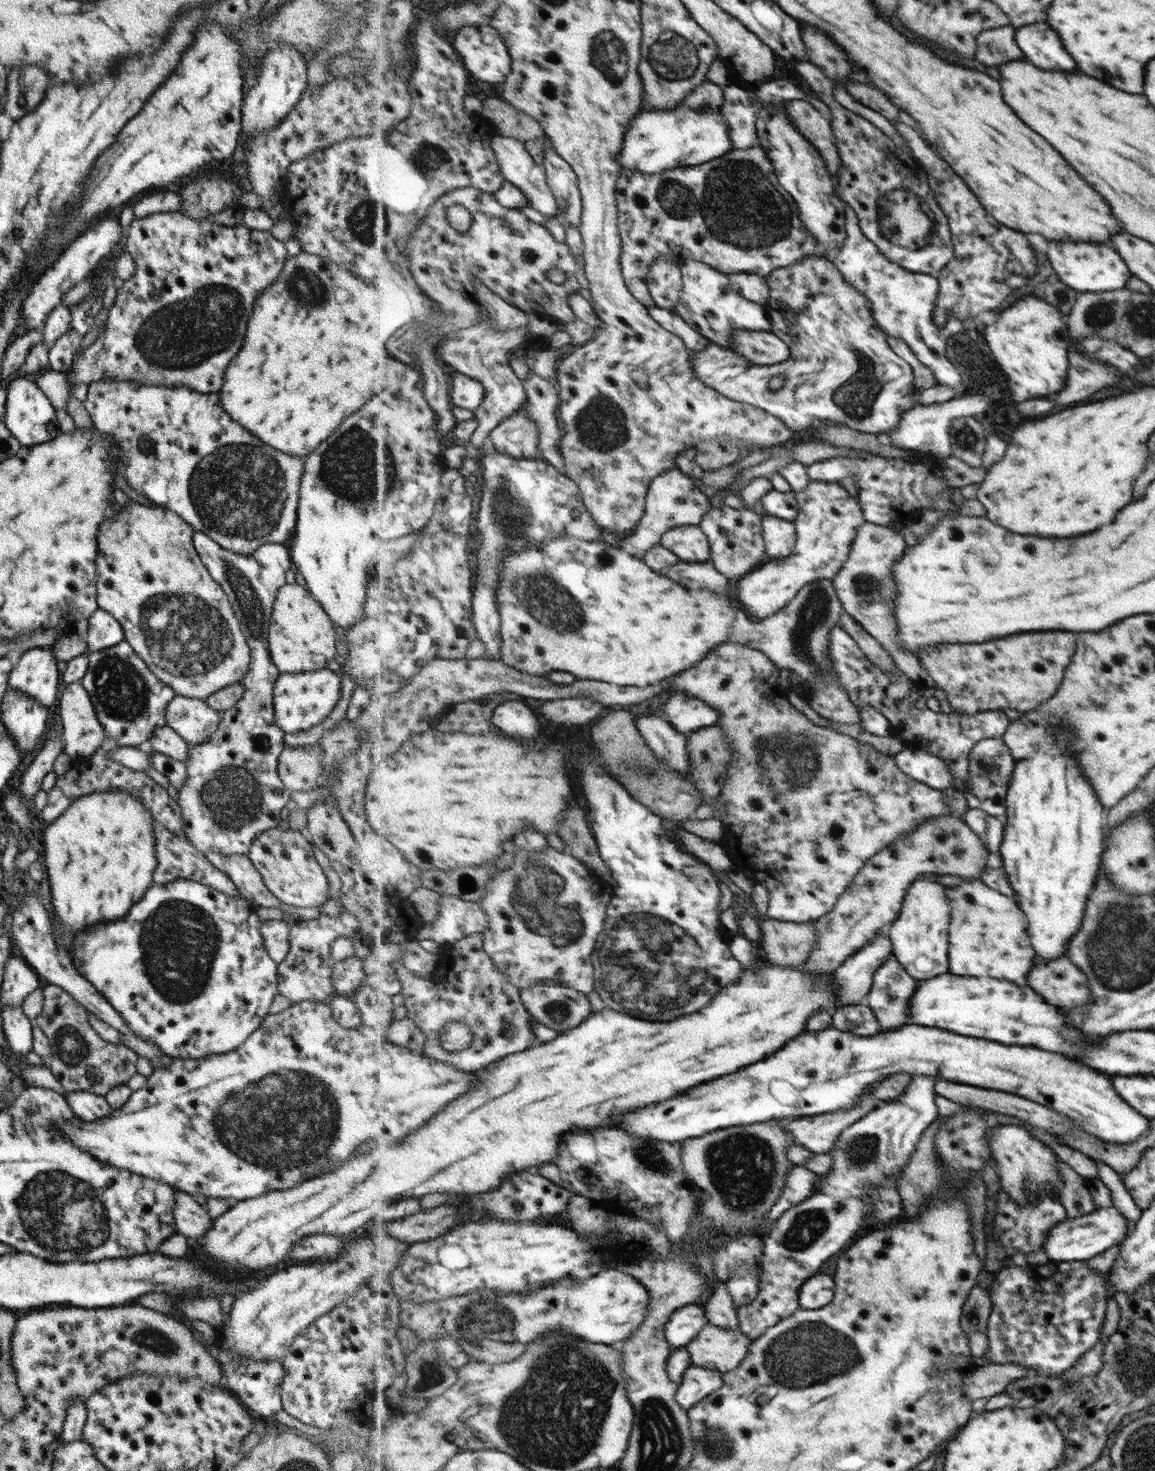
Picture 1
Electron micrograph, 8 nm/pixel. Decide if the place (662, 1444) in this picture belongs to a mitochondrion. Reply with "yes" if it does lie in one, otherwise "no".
yes

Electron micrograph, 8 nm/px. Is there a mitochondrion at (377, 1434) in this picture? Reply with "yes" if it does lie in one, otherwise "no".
no

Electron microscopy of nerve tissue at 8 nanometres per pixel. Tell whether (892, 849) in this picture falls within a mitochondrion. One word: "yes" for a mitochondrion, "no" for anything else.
no

